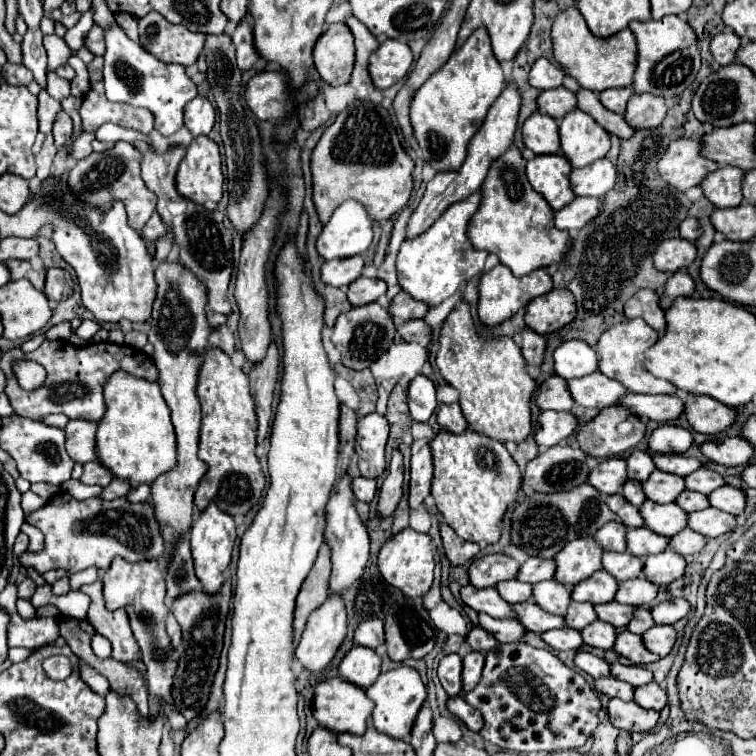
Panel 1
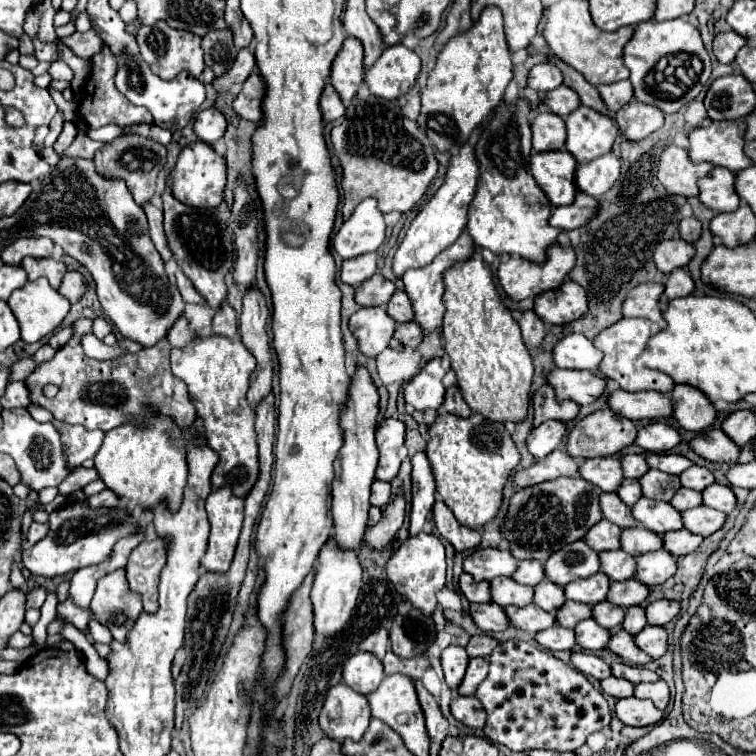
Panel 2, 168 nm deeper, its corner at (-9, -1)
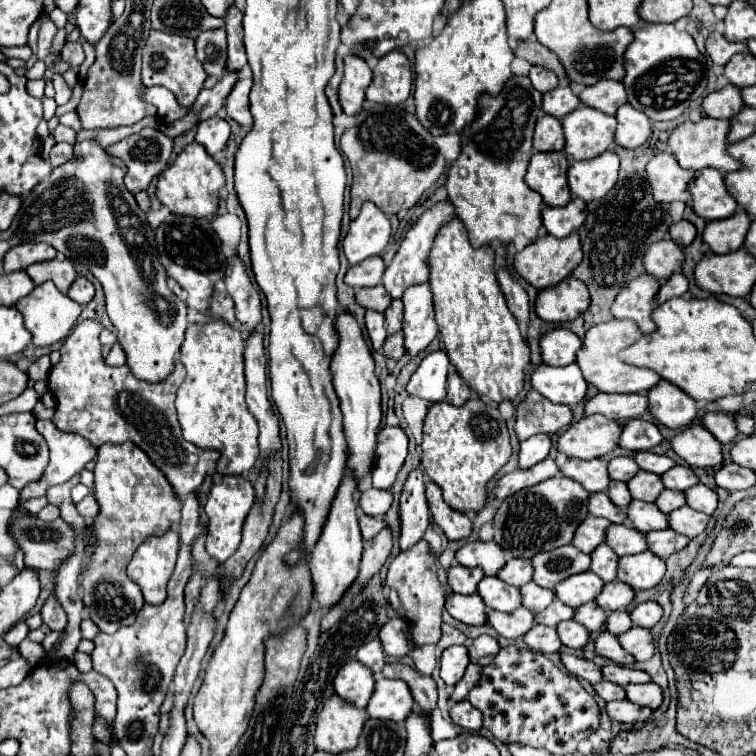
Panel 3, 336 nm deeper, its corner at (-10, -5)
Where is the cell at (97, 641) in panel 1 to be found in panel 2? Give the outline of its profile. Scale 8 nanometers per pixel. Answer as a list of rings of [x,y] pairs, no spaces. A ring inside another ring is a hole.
[[[94,618],[88,622],[88,632],[90,632],[90,636],[92,636],[92,640],[94,640],[94,642],[108,644],[108,642],[110,642],[110,638],[112,638],[110,630],[106,630],[106,626],[98,624]]]

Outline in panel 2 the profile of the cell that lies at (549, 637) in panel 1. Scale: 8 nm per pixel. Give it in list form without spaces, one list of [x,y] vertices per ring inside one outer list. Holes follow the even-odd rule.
[[[550,626],[546,630],[540,630],[536,636],[536,642],[546,650],[572,650],[574,648],[574,630],[562,628],[562,626]]]

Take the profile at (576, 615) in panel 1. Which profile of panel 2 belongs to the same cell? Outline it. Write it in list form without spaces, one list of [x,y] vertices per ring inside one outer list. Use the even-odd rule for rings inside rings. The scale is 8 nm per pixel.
[[[566,600],[556,612],[556,622],[564,628],[572,628],[580,620],[586,620],[586,618],[590,618],[590,606],[578,604],[578,602],[572,602],[572,600]]]

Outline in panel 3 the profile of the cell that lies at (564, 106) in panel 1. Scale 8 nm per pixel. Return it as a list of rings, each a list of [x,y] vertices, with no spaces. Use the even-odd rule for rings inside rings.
[[[557,86],[555,90],[543,94],[543,110],[557,120],[563,120],[571,110],[575,110],[581,100],[573,94],[569,86]]]

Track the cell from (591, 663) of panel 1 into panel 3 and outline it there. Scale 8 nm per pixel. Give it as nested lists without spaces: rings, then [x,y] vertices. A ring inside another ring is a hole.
[[[561,654],[561,662],[577,678],[585,678],[591,684],[597,684],[597,682],[603,680],[601,668],[591,660],[585,660],[585,658],[579,658],[579,656],[571,656],[571,654]]]

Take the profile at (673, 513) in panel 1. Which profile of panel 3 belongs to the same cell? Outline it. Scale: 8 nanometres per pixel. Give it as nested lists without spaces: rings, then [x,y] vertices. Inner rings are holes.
[[[633,500],[627,506],[627,516],[629,516],[629,524],[633,524],[633,528],[643,534],[647,534],[651,530],[669,528],[667,516],[655,504],[649,504],[649,502]]]

